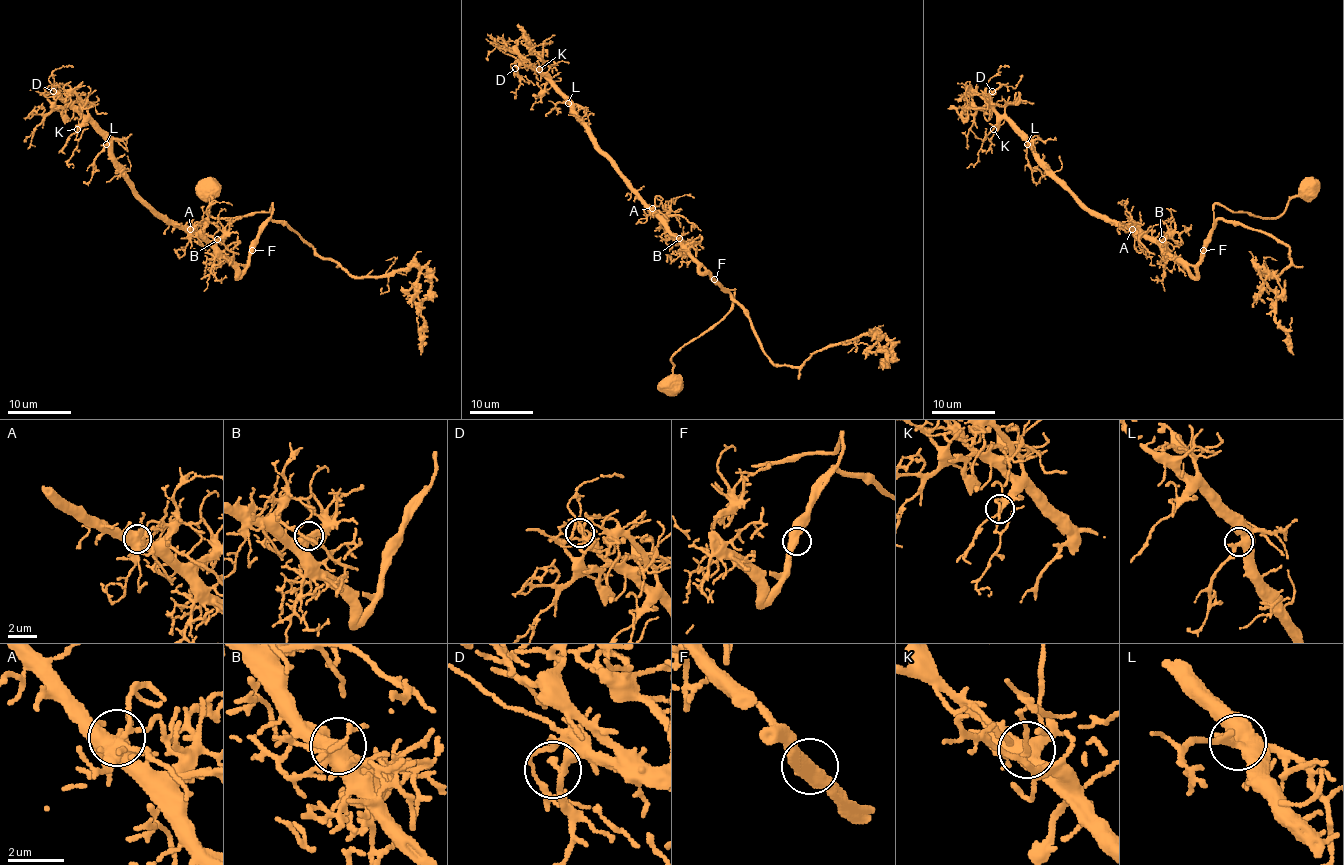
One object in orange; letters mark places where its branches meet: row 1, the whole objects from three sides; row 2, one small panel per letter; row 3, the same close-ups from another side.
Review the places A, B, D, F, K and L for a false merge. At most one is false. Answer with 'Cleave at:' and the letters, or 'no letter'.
Cleave at: no letter

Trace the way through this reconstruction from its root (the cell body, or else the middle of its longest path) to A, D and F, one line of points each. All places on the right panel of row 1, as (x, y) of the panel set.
A: (1194, 264), (1176, 260), (1157, 242), (1144, 239), (1132, 229)
D: (1194, 264), (1176, 260), (1157, 242), (1092, 212), (995, 110), (988, 97), (992, 91)
F: (1194, 264), (1200, 260), (1203, 250)

